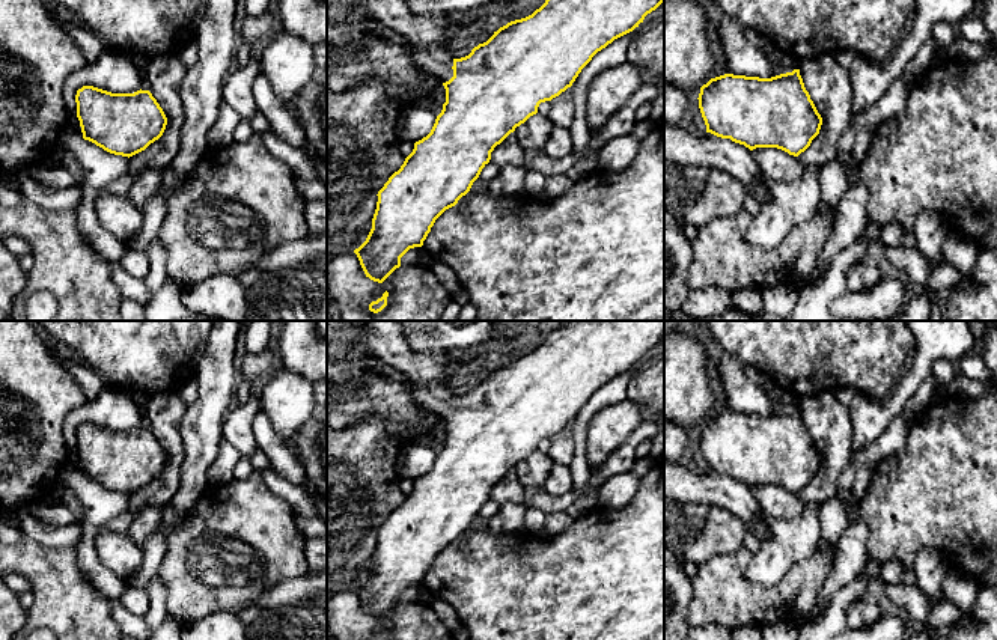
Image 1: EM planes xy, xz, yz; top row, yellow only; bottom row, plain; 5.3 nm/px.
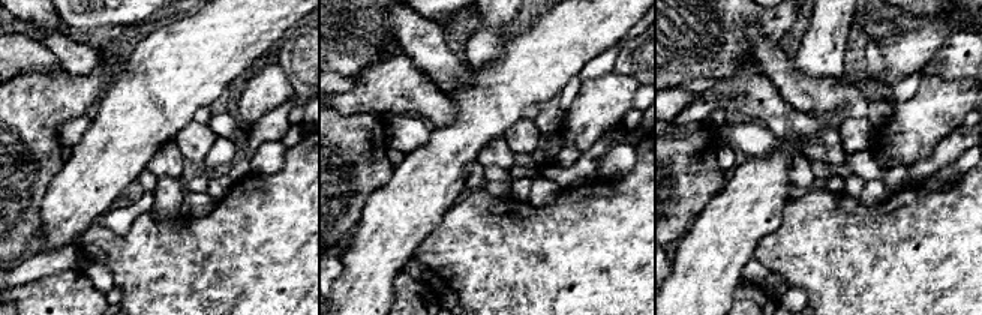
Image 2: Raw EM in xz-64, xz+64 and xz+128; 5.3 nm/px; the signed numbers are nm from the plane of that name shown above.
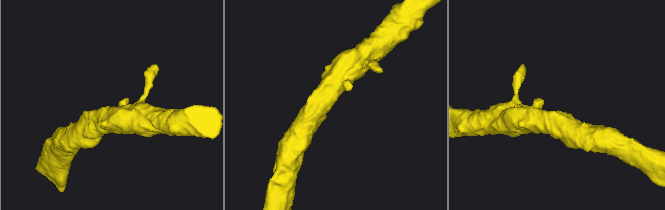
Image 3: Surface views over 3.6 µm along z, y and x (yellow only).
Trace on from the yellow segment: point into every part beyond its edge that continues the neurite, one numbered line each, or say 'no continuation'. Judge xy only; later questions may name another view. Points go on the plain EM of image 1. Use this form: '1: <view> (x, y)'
no continuation

